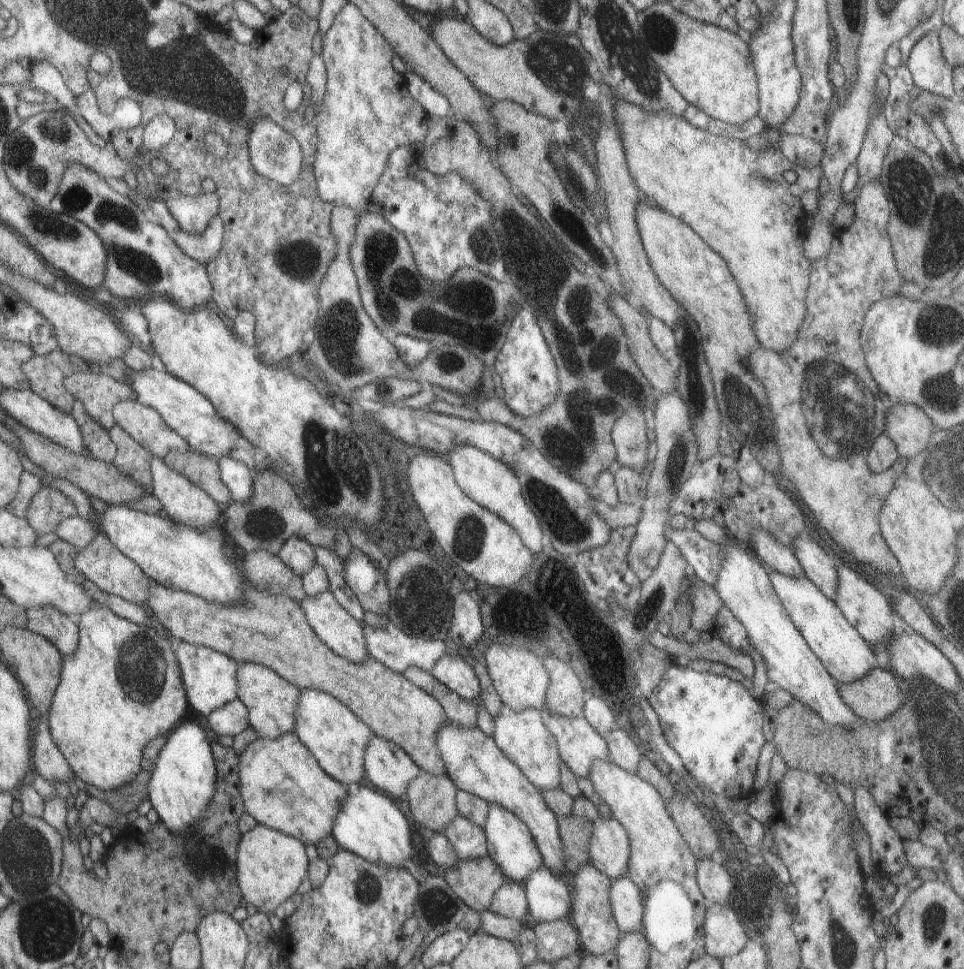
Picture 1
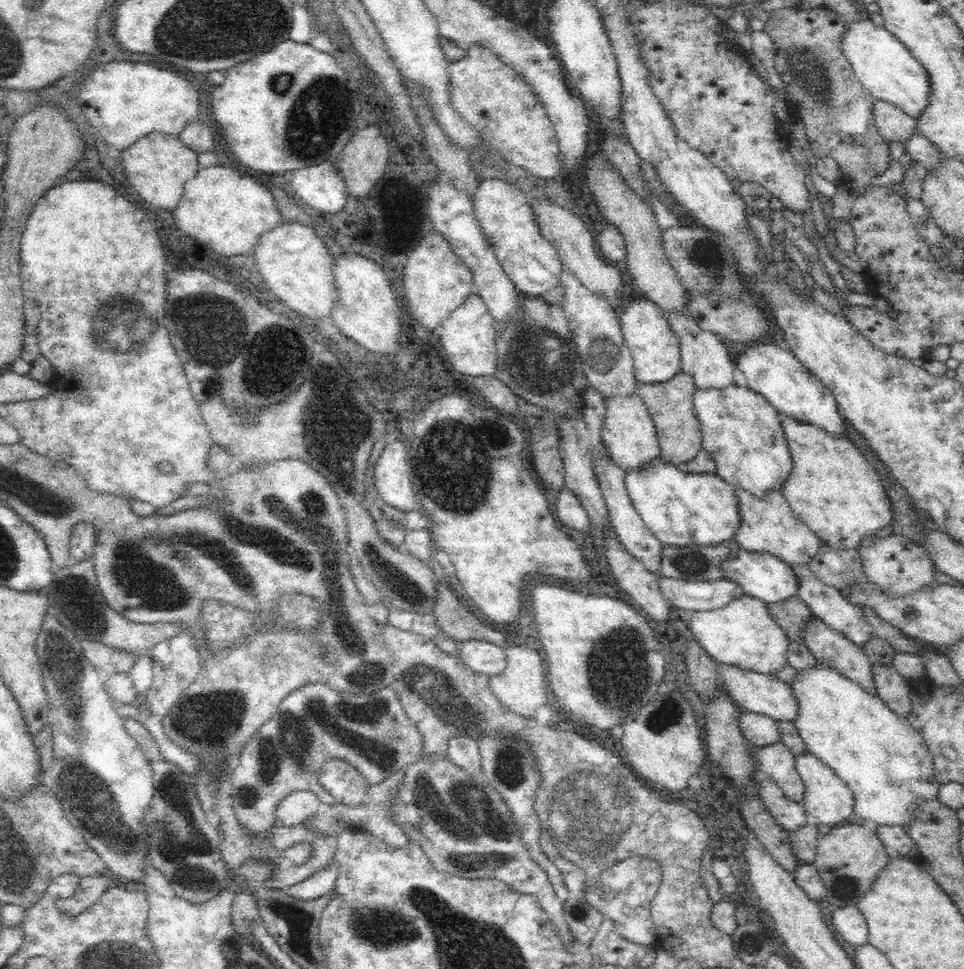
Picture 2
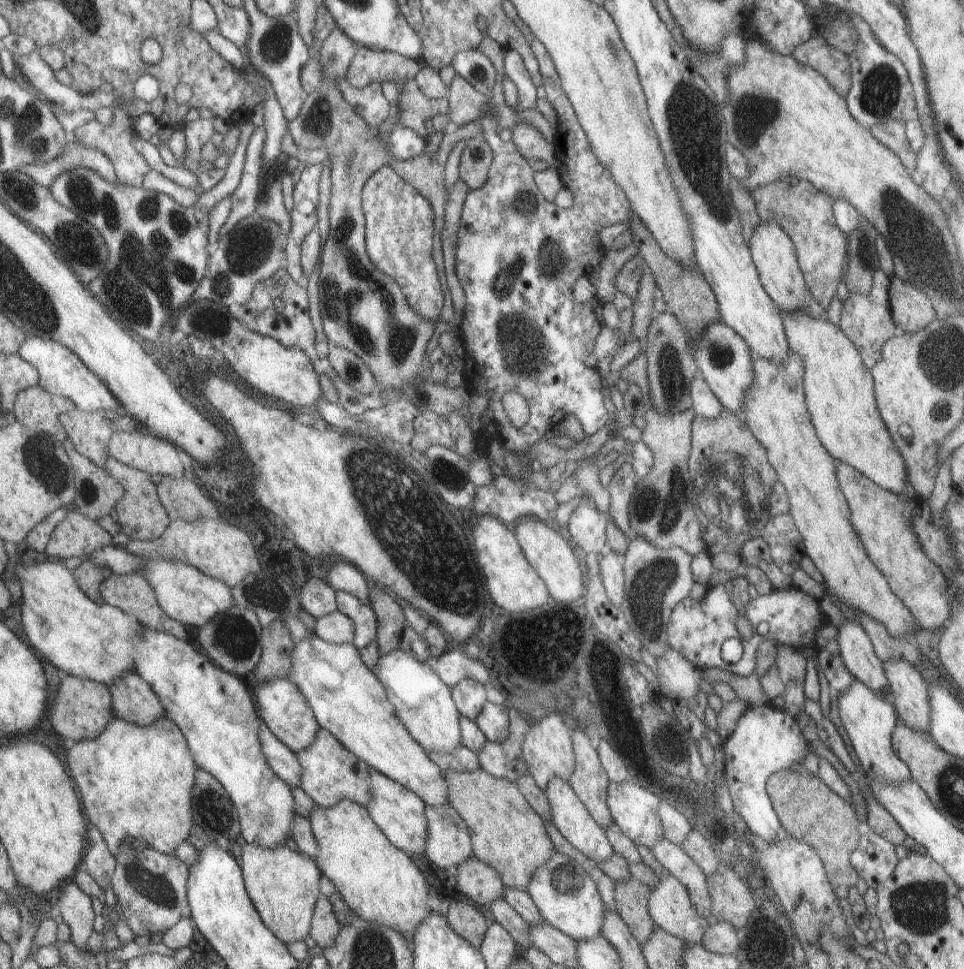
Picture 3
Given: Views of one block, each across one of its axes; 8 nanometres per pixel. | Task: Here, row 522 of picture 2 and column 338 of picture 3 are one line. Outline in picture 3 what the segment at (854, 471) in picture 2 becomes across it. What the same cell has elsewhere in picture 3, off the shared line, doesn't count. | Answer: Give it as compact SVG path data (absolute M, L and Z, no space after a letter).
M345 800L329 810L319 808L311 820L321 842L319 866L343 894L357 918L375 922L413 940L419 926L423 926L433 912L429 906L429 886L409 854L391 844L371 818L369 808L359 802Z

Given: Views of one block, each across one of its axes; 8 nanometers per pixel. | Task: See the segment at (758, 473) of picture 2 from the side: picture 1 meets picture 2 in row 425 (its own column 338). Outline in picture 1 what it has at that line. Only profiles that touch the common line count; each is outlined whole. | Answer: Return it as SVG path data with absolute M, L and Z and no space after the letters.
M301 690L299 704L295 706L295 734L315 754L315 758L319 760L319 764L323 766L323 770L327 770L327 774L331 774L339 782L351 784L351 786L355 786L355 784L359 786L359 780L365 778L363 754L365 754L367 742L369 742L369 738L371 738L373 732L371 732L371 728L349 706L345 706L333 694L323 692L323 690Z

